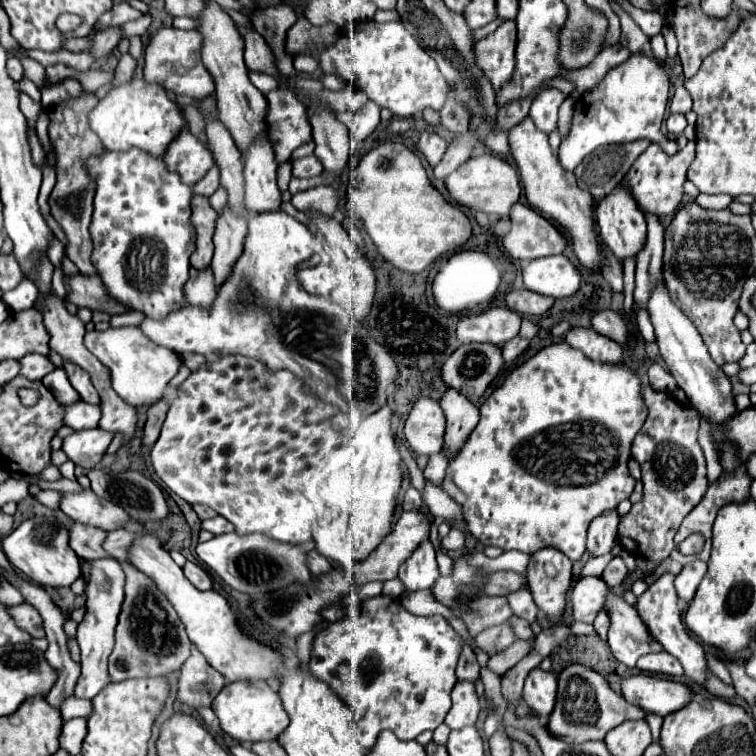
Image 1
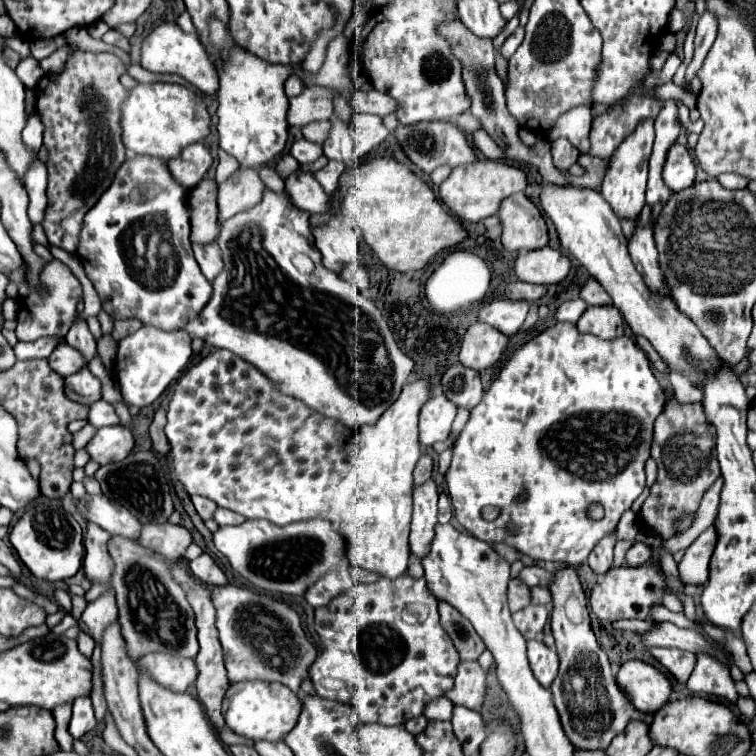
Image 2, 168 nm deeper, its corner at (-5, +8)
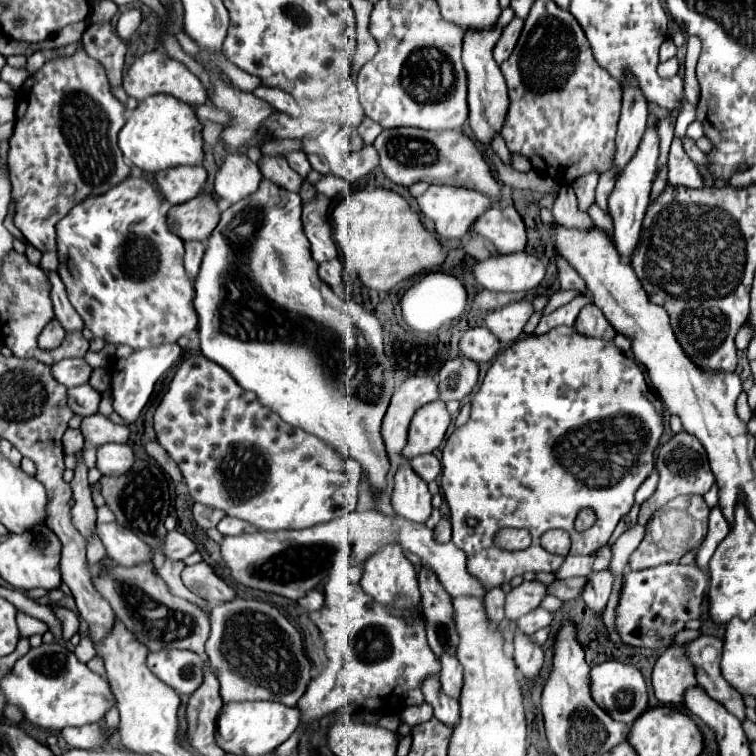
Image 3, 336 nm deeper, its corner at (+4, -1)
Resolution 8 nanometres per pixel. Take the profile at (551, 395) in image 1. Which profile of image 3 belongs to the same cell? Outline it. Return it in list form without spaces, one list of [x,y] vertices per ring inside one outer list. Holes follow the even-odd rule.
[[[555,327],[555,329],[551,329],[545,335],[521,339],[521,341],[513,343],[509,349],[505,349],[501,355],[497,355],[497,359],[491,363],[491,367],[489,367],[489,371],[487,371],[479,391],[471,399],[471,417],[469,417],[469,421],[465,425],[457,427],[449,435],[449,439],[447,439],[445,447],[443,447],[443,459],[441,459],[441,463],[443,463],[441,489],[443,489],[445,499],[449,503],[449,509],[451,509],[453,543],[461,551],[465,551],[465,555],[467,555],[467,571],[473,573],[473,577],[477,577],[479,583],[487,591],[491,591],[495,587],[503,587],[513,577],[523,575],[527,571],[533,571],[533,573],[539,573],[539,571],[555,573],[563,565],[565,557],[553,555],[553,553],[549,553],[549,551],[545,551],[541,547],[539,537],[545,531],[549,531],[549,529],[565,529],[565,531],[571,533],[571,541],[573,541],[571,555],[593,555],[593,553],[597,553],[609,541],[609,537],[615,531],[619,519],[629,513],[629,509],[635,503],[635,491],[651,475],[651,471],[655,467],[655,449],[659,447],[659,439],[663,435],[663,417],[665,417],[665,407],[663,407],[659,395],[649,389],[641,365],[635,359],[631,359],[625,353],[621,353],[613,341],[605,341],[605,339],[597,339],[597,337],[585,337],[579,331],[575,331],[575,327]],[[587,507],[595,511],[597,521],[593,523],[593,527],[589,527],[585,531],[575,531],[573,525],[575,525],[577,513],[581,509],[587,509]],[[503,527],[527,529],[531,533],[531,539],[533,539],[531,545],[527,549],[523,549],[523,551],[501,549],[499,545],[495,545],[493,537]]]

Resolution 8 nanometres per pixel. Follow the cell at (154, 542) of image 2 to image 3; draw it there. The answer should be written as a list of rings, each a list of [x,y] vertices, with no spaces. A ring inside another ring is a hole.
[[[171,531],[167,533],[167,539],[165,539],[165,555],[169,555],[171,559],[185,559],[189,555],[193,555],[197,551],[197,543],[193,543],[187,535],[179,533],[179,531]]]

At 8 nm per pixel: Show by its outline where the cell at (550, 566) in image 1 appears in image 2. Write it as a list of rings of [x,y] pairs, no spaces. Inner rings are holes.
[[[560,568],[558,572],[554,572],[554,582],[550,582],[548,588],[554,604],[550,624],[556,638],[556,652],[560,658],[560,672],[552,682],[550,692],[554,696],[554,706],[560,714],[562,728],[576,748],[608,748],[610,740],[620,734],[630,720],[642,720],[650,724],[654,714],[642,714],[640,710],[634,710],[626,694],[618,690],[618,682],[614,682],[608,656],[598,646],[596,636],[590,628],[588,600],[580,586],[576,570]]]

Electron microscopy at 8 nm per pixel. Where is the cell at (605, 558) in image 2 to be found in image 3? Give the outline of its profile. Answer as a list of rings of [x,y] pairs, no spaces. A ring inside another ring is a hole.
[[[599,571],[599,573],[591,573],[589,575],[589,581],[587,581],[585,589],[583,589],[583,601],[599,617],[601,617],[603,609],[607,607],[607,601],[609,601],[609,595],[611,595],[611,587],[613,587],[611,571]]]

